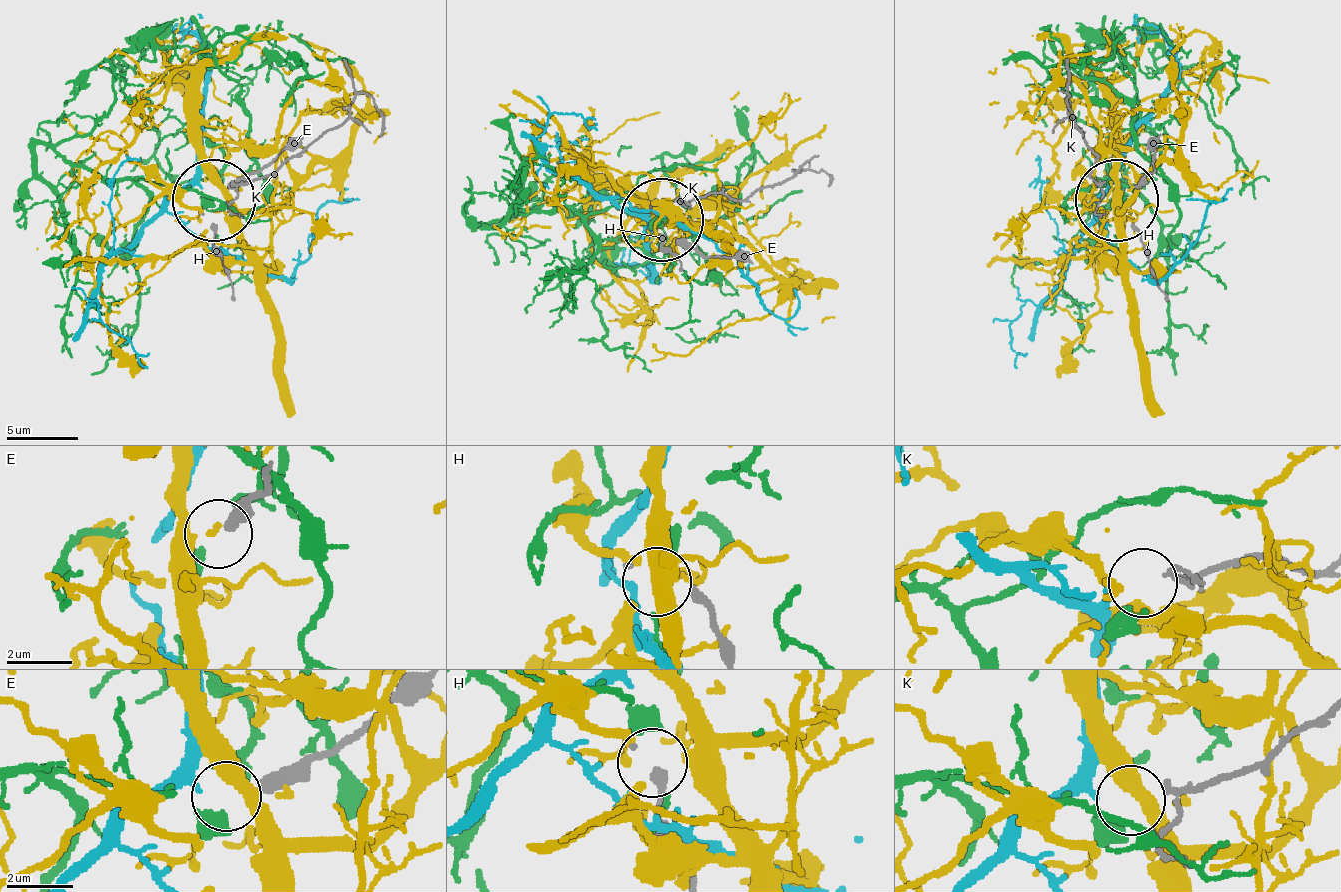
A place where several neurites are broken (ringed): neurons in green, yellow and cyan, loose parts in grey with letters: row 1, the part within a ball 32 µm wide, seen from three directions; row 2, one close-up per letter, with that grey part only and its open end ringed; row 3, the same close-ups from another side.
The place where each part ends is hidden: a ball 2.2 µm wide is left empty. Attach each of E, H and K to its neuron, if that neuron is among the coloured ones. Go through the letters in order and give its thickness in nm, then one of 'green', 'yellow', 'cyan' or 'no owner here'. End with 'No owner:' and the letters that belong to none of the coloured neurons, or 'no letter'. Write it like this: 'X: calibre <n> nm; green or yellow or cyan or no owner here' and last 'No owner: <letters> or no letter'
E: calibre 400 nm; no owner here
H: calibre 320 nm; yellow
K: calibre 160 nm; cyan
No owner: E

